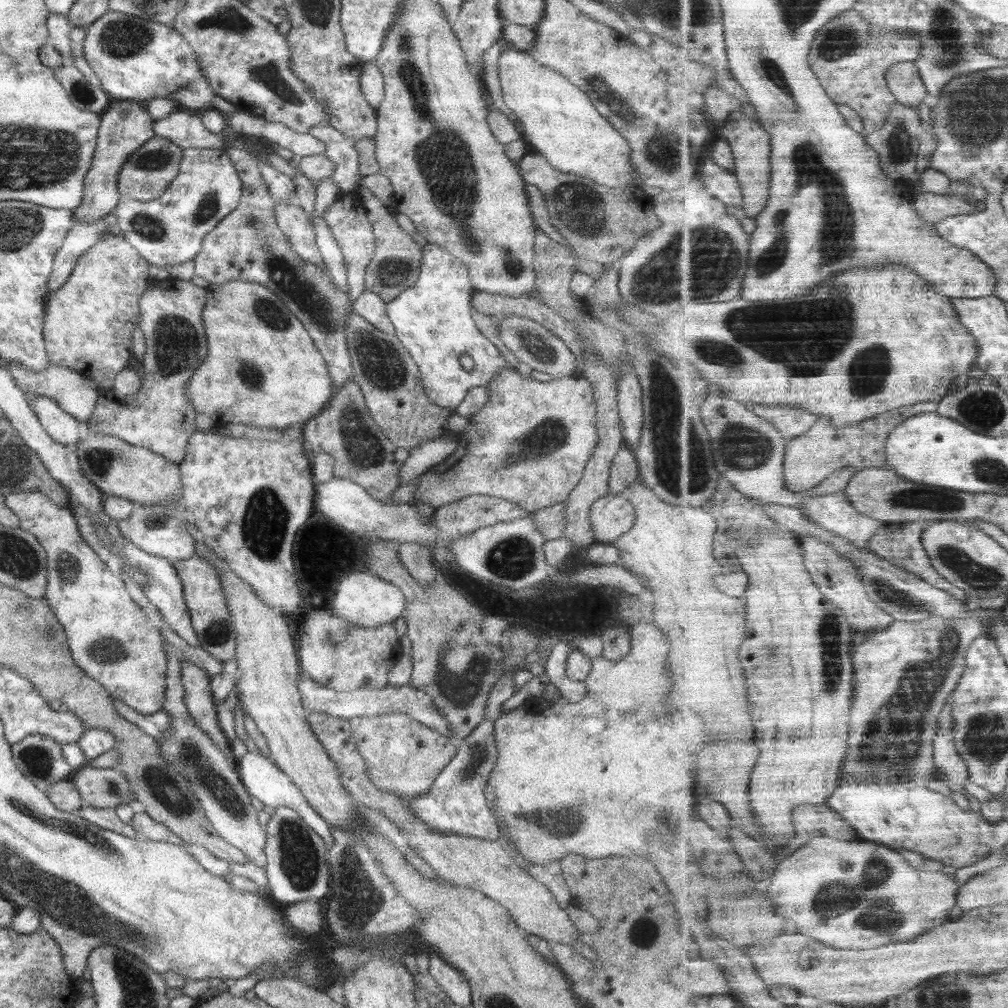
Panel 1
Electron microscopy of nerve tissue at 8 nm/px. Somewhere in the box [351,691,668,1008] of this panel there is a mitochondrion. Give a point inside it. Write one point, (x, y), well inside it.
(558, 819)

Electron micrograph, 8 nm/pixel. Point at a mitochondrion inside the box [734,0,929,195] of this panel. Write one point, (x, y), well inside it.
(771, 70)

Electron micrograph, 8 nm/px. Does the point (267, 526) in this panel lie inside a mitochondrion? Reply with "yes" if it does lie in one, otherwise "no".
yes

